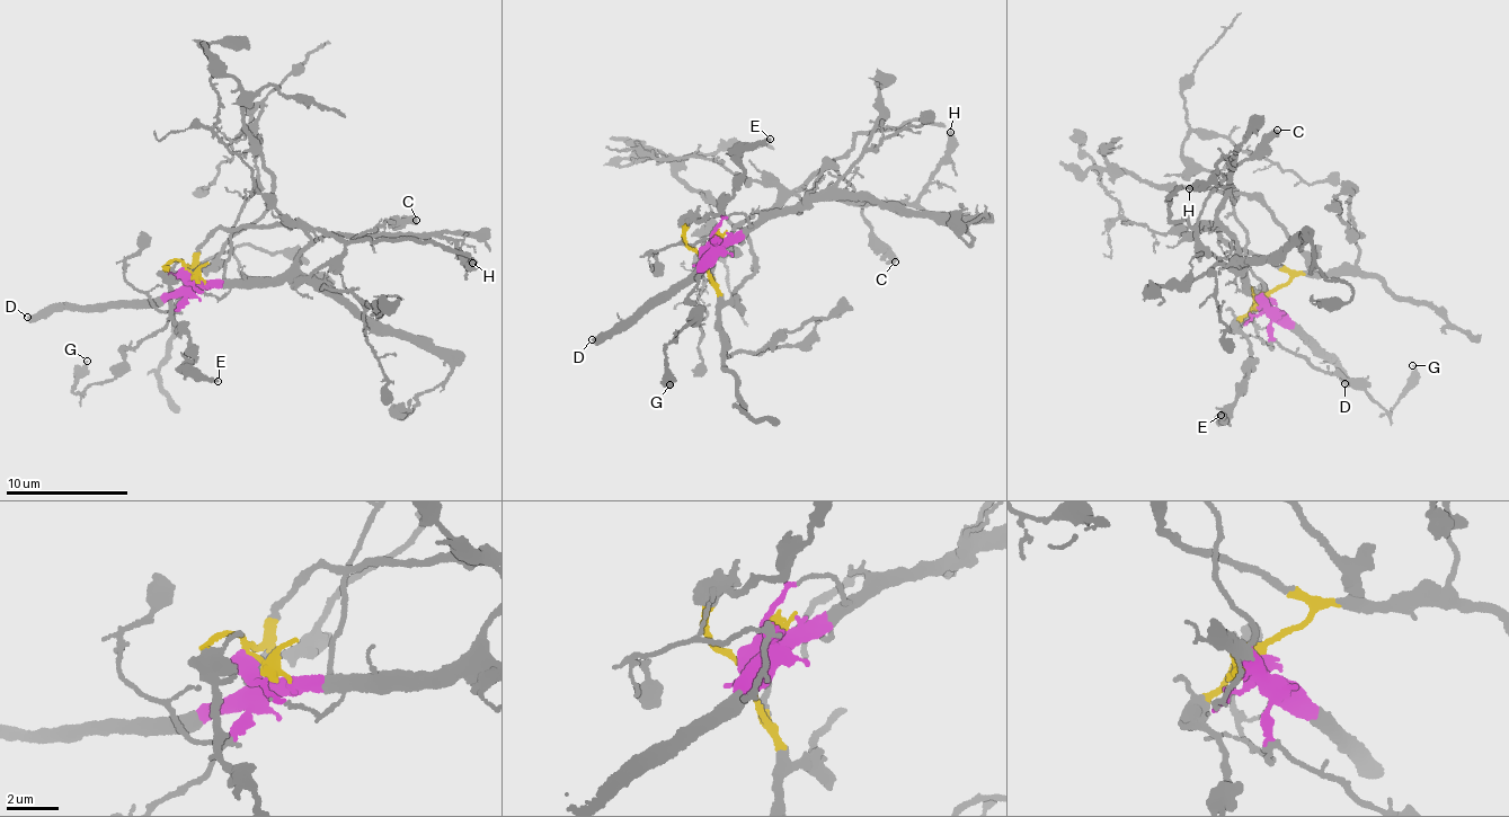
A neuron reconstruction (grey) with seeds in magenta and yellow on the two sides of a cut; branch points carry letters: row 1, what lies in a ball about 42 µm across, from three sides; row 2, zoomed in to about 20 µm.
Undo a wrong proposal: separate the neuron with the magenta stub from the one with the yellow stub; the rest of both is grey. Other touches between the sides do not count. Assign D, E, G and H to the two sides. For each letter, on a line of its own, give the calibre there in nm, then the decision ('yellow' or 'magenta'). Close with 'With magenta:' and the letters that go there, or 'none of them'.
D: 480 nm | magenta
E: 240 nm | yellow
G: 200 nm | magenta
H: 440 nm | magenta
With magenta: D, G, H

